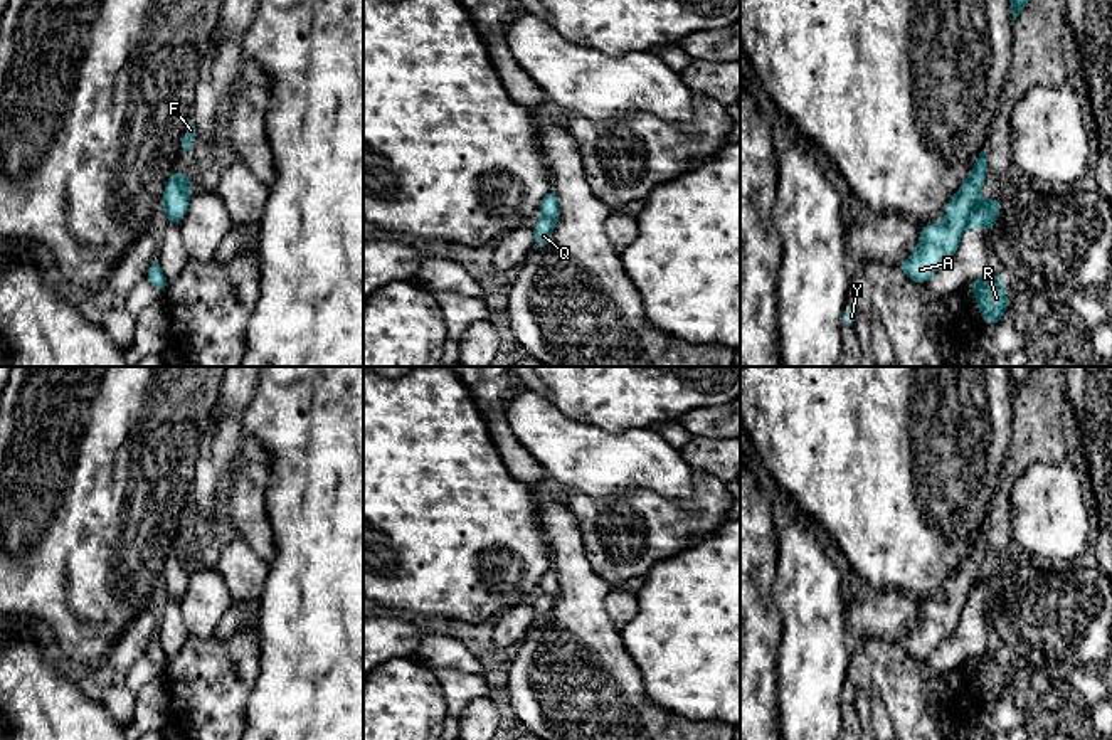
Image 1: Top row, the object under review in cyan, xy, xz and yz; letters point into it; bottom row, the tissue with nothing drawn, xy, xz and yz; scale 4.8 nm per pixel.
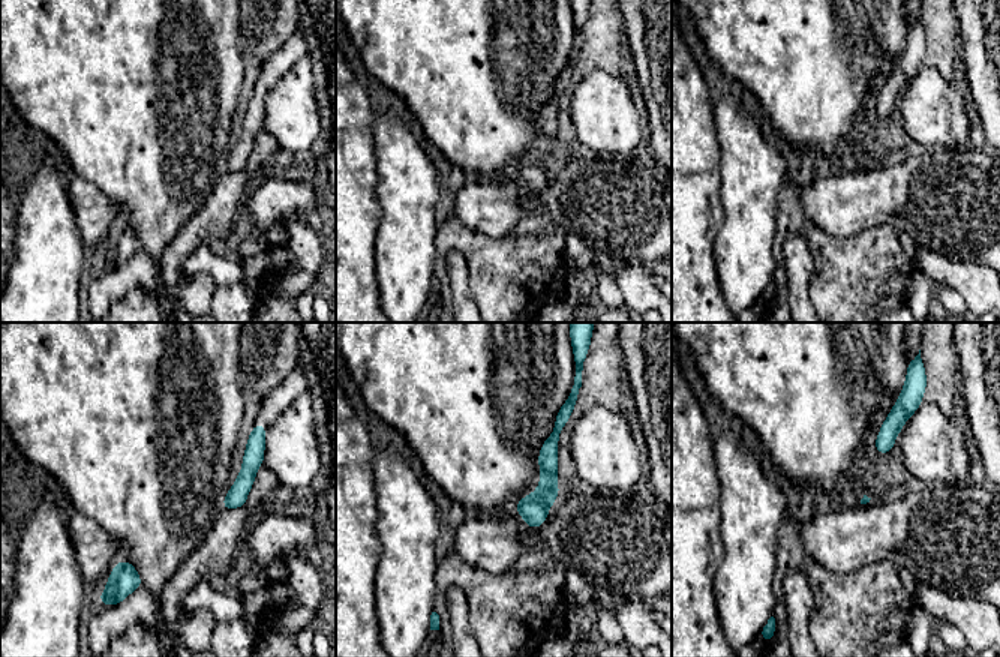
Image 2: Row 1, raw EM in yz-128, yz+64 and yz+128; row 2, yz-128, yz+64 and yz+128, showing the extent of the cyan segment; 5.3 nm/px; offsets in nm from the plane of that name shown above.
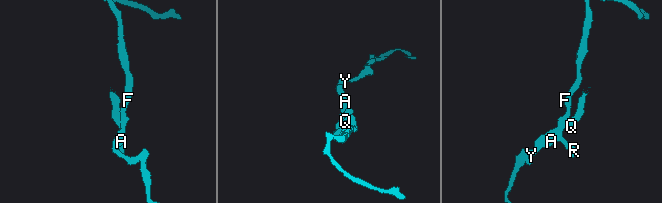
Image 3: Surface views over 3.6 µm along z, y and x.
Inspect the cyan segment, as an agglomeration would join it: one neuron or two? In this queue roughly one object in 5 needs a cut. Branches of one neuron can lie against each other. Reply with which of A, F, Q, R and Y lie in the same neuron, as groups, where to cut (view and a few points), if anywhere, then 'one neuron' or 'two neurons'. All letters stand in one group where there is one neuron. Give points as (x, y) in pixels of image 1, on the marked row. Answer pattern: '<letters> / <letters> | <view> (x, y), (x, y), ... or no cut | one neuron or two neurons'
A F R Y / Q | yz (979, 200), (966, 224) | two neurons

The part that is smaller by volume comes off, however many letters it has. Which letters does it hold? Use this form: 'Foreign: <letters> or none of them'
Foreign: Q

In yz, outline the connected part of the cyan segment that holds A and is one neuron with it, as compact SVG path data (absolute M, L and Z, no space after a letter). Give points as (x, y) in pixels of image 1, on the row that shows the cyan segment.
M982 150L974 161L969 178L945 205L944 222L924 225L915 252L897 264L912 283L927 283L942 264L952 261L967 219L981 202L979 192L986 180L986 172L988 156L986 150Z

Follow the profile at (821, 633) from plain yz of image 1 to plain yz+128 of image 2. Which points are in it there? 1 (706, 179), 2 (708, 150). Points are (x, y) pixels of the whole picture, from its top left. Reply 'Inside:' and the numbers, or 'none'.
Inside: none

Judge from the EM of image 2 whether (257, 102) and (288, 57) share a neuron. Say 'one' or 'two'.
one

